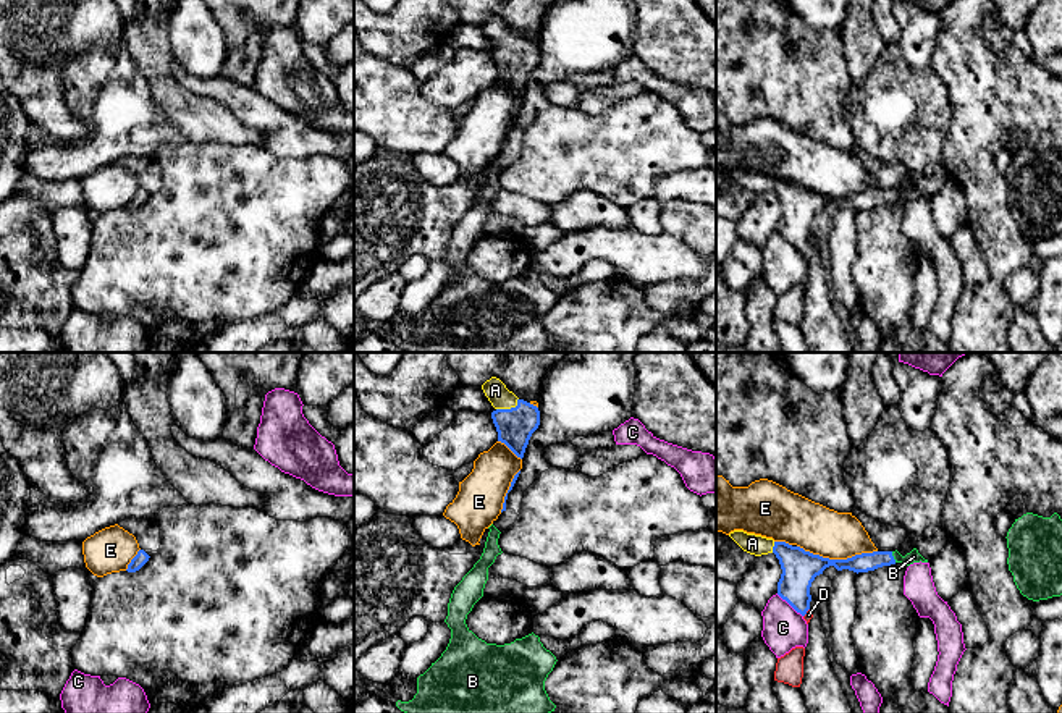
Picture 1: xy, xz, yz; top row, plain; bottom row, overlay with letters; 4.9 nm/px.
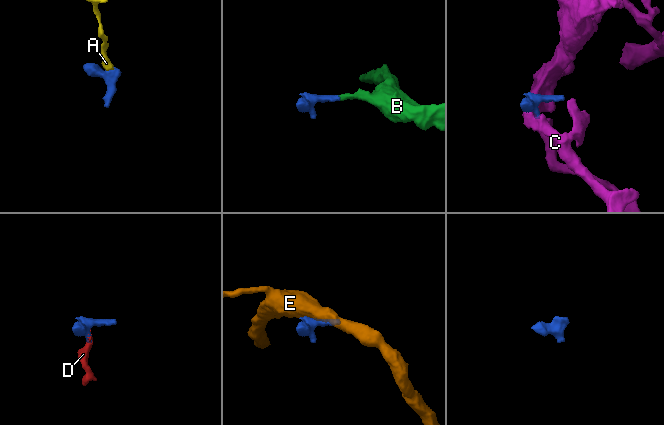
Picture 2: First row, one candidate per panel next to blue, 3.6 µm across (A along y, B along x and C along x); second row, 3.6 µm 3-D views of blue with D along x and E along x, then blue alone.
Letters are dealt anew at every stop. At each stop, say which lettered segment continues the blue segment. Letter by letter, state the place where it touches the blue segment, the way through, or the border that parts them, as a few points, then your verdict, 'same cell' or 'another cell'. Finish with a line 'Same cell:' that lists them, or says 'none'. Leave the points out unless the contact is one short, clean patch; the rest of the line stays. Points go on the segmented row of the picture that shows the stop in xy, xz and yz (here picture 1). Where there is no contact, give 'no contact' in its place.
A: contact xz (511, 408); way xz (514, 426), (511, 408), (495, 390); same cell
B: contact yz (893, 556); way yz (867, 561), (893, 556), (914, 556); same cell
C: contact yz (789, 603); border yz (776, 594), (802, 616); another cell
D: contact yz (805, 613); way yz (799, 568), (799, 600), (805, 613), (809, 615); same cell
E: contact yz (838, 560); another cell
Same cell: A, B, D

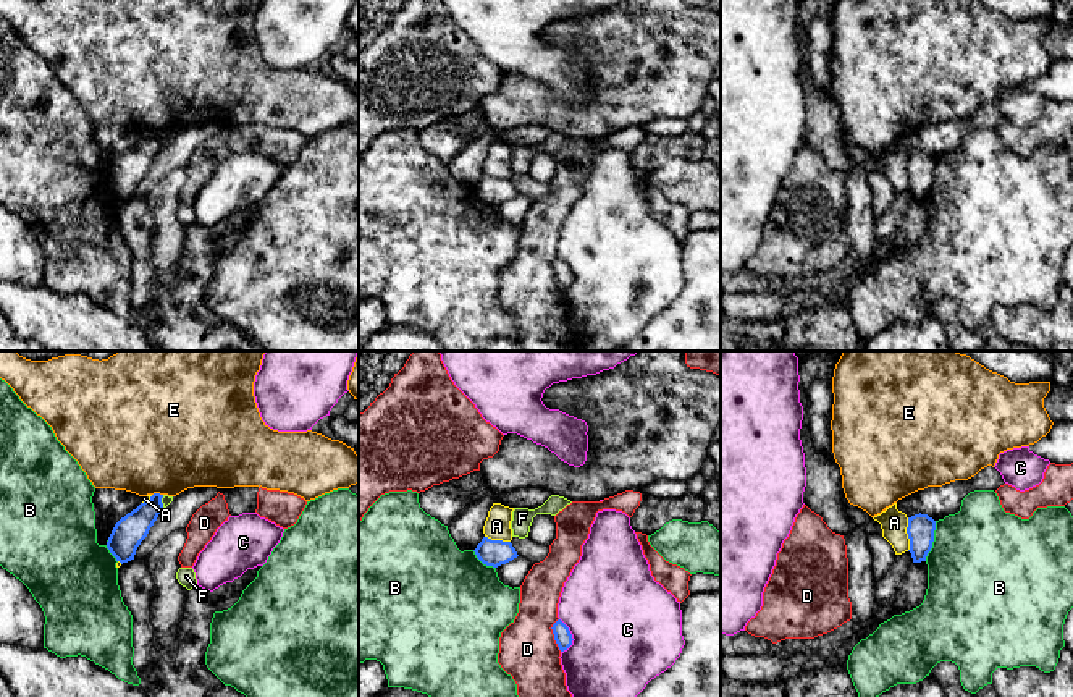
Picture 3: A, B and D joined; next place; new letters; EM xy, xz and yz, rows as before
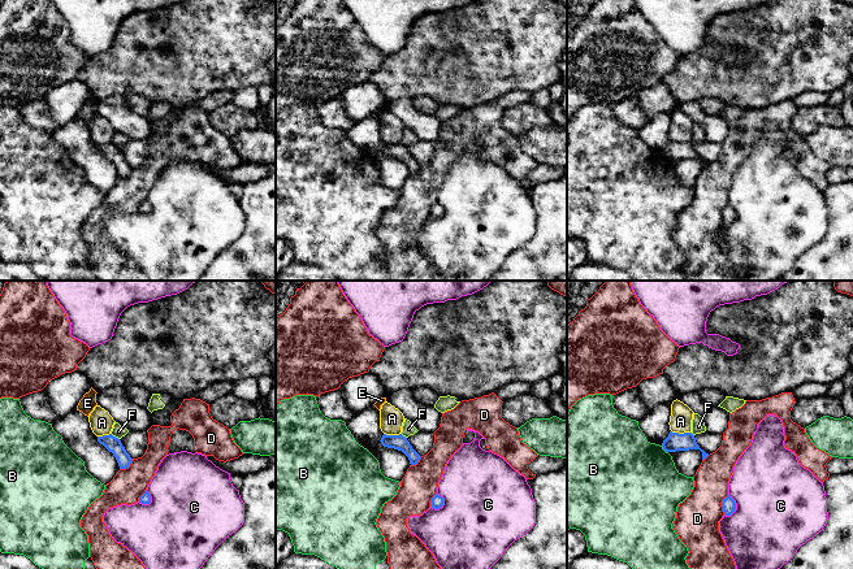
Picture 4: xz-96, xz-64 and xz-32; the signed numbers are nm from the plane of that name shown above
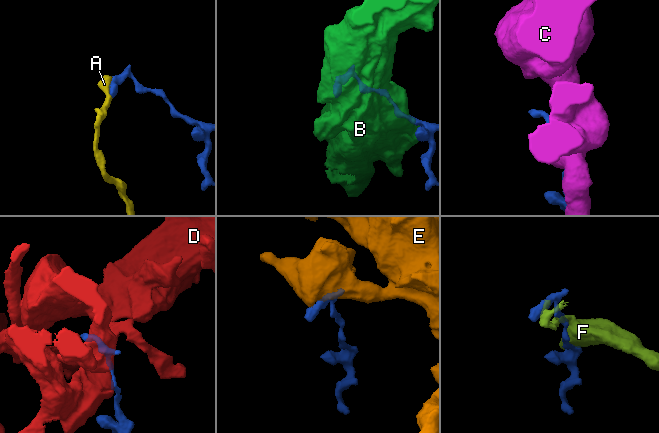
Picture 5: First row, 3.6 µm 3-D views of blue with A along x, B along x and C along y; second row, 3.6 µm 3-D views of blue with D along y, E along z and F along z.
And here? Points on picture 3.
A: contact yz (907, 532); border yz (907, 518), (908, 550); another cell
B: contact yz (933, 540); another cell
C: contact xz (571, 636); another cell
D: contact xz (553, 633); another cell
E: contact xy (157, 494); border xy (162, 494), (152, 495); another cell
F: contact xy (160, 502); another cell
Same cell: none

